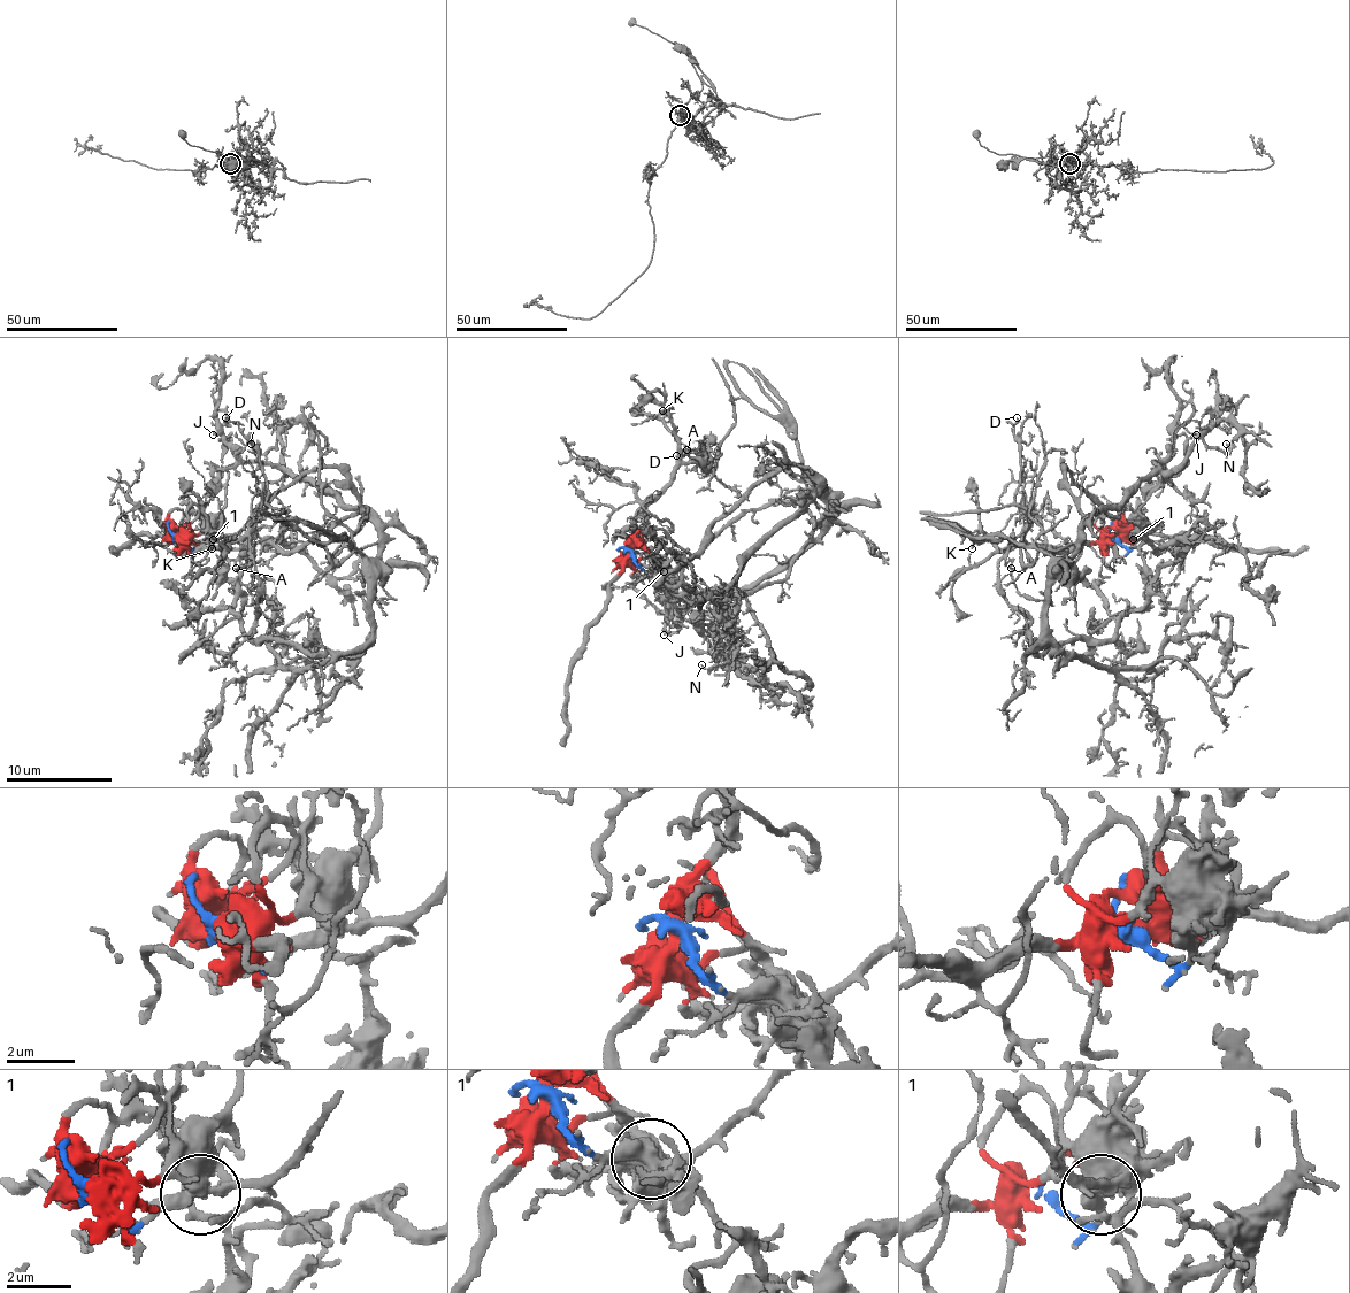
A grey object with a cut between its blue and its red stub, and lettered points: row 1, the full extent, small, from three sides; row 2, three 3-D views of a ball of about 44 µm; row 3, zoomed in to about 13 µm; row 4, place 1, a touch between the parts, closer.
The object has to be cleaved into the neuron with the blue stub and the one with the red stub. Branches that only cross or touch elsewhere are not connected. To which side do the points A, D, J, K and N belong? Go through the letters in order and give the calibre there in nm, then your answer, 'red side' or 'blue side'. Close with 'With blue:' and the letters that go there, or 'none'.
A: 110 nm thick; red side
D: 160 nm thick; red side
J: 140 nm thick; blue side
K: 170 nm thick; red side
N: 120 nm thick; blue side
With blue: J, N

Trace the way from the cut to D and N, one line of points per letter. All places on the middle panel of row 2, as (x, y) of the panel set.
D: (628, 552), (649, 501), (673, 475), (718, 453), (675, 456)
N: (628, 552), (681, 570), (776, 501), (815, 522), (736, 601), (730, 639), (702, 666)

